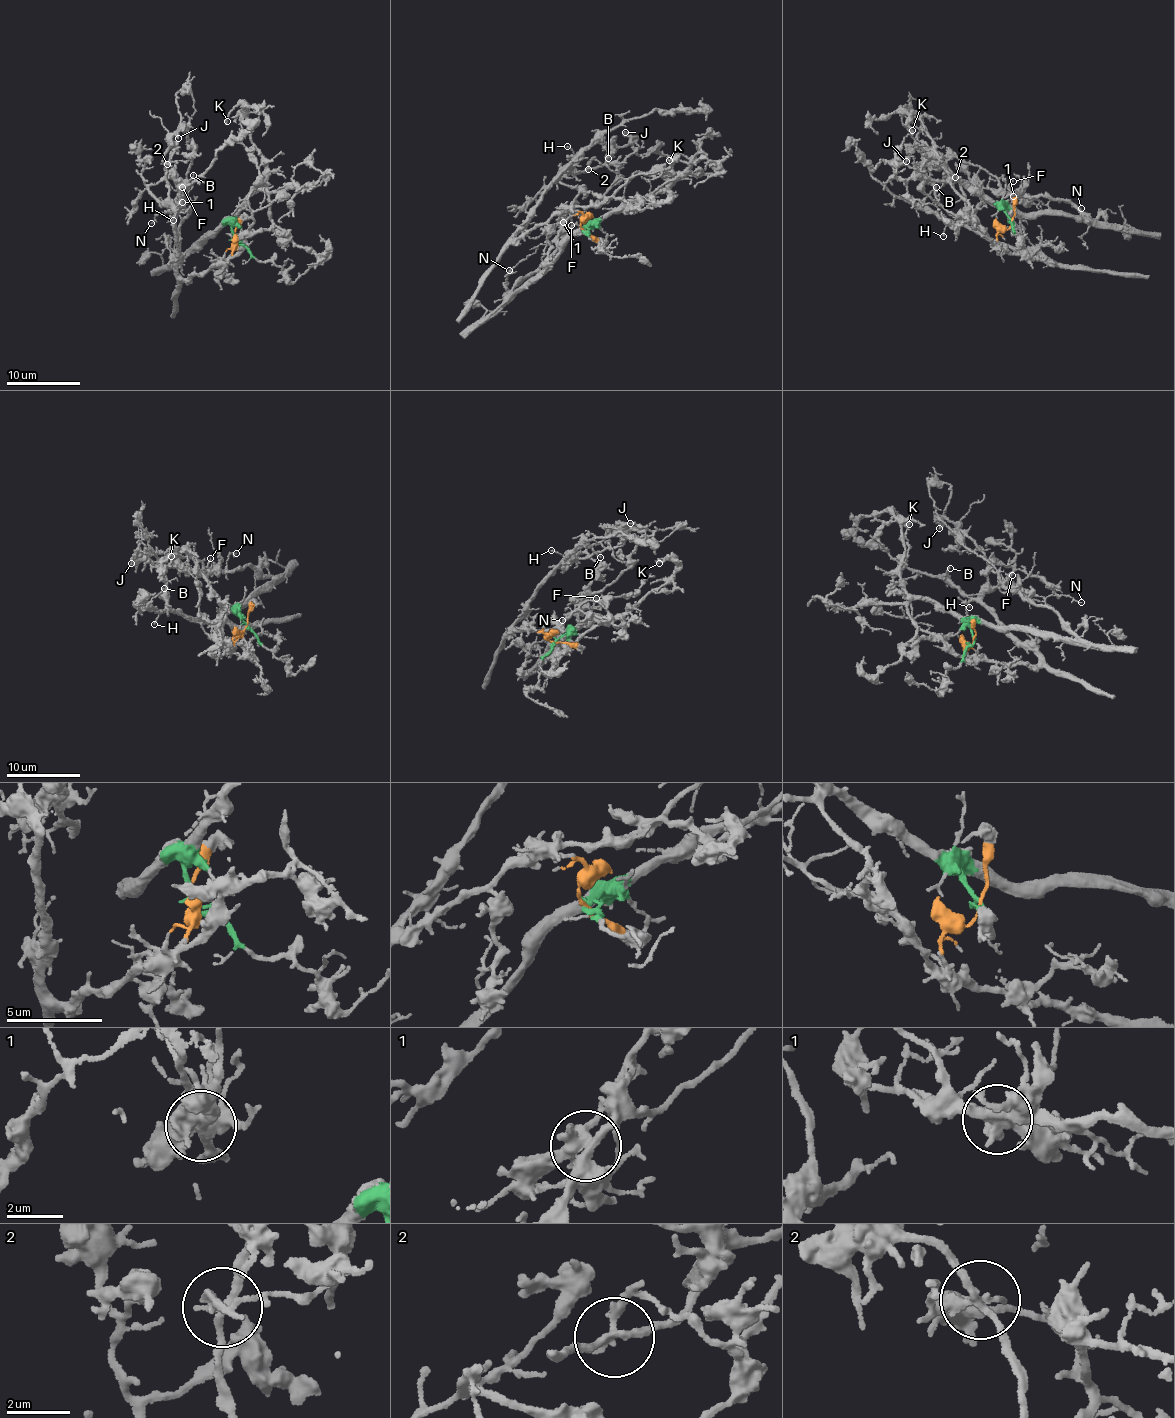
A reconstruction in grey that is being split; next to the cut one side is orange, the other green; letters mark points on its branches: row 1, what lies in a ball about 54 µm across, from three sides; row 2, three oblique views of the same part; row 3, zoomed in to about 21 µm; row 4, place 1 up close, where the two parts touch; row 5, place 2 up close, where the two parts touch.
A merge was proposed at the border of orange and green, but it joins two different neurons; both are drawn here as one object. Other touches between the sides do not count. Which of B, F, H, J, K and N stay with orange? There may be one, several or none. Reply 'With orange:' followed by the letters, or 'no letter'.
With orange: B, H, J

